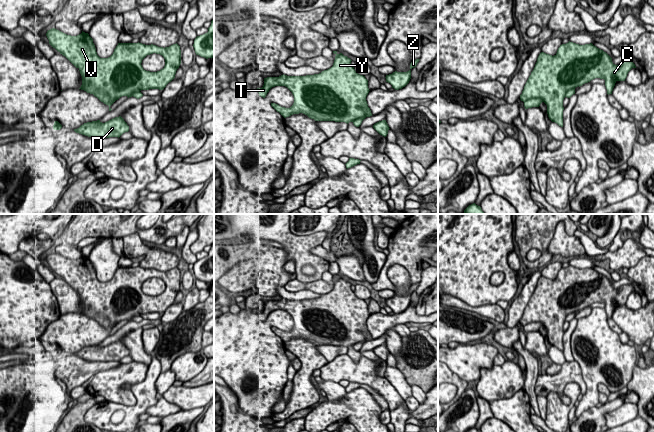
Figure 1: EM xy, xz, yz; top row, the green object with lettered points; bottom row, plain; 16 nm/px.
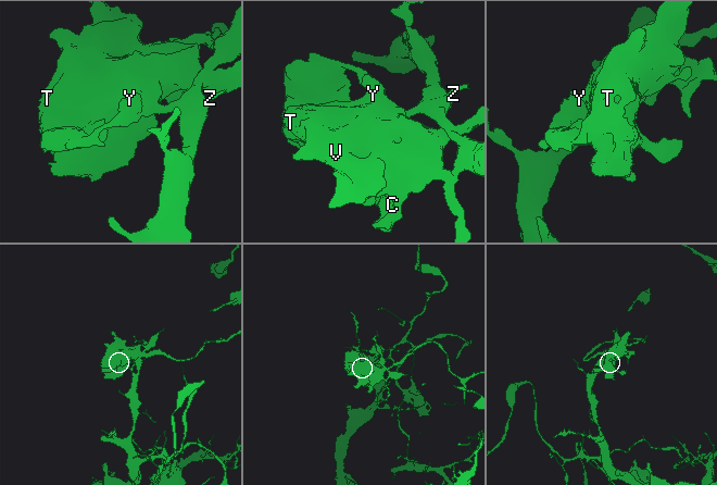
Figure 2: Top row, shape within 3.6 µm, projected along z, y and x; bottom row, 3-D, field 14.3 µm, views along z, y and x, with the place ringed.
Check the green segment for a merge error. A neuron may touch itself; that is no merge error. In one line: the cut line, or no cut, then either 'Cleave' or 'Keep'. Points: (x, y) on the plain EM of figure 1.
Split along yz (543, 324), (540, 322), (528, 322), (524, 326). Cleave

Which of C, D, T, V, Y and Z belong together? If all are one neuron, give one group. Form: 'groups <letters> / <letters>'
groups C D T V Y / Z

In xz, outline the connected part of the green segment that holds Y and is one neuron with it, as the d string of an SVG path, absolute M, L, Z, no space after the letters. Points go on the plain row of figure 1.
M333 275L336 279L333 290L327 294L322 295L319 298L306 299L306 300L287 300L281 299L279 301L267 301L264 302L264 309L262 312L257 312L259 320L265 322L267 317L272 311L285 310L294 320L294 327L290 332L281 331L278 328L271 327L271 330L279 336L284 342L293 338L303 337L309 342L315 345L335 345L335 346L353 346L361 341L372 340L371 334L368 331L366 321L369 317L368 304L365 300L358 298L354 291L351 290L351 283L344 280L342 277L338 278L337 275Z

